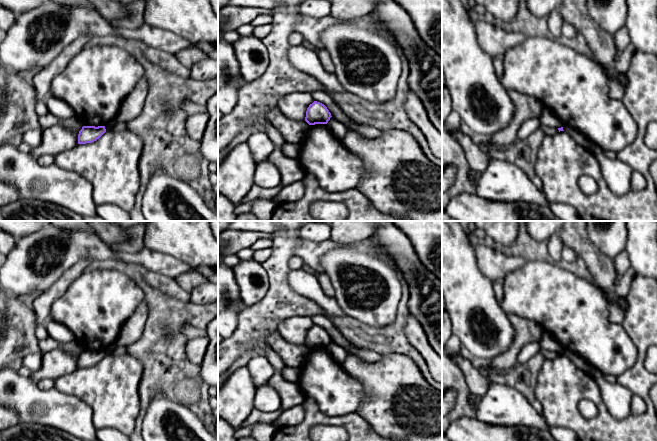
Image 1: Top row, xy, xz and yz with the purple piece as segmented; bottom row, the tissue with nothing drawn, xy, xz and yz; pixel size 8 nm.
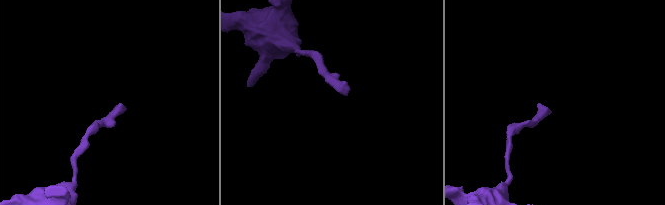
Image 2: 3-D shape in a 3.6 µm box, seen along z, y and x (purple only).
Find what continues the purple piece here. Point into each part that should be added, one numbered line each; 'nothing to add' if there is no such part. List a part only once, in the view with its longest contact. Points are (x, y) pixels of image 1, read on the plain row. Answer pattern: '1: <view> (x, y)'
nothing to add

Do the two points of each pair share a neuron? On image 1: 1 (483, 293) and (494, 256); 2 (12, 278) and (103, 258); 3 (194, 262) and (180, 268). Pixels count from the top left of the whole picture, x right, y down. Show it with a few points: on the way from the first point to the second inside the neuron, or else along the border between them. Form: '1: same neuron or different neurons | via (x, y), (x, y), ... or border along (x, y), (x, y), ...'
1: different neurons | border along (476, 257), (478, 268), (492, 282)
2: same neuron | via (35, 278), (48, 276), (76, 252), (80, 252)
3: different neurons | border along (167, 254), (180, 259), (191, 268)

